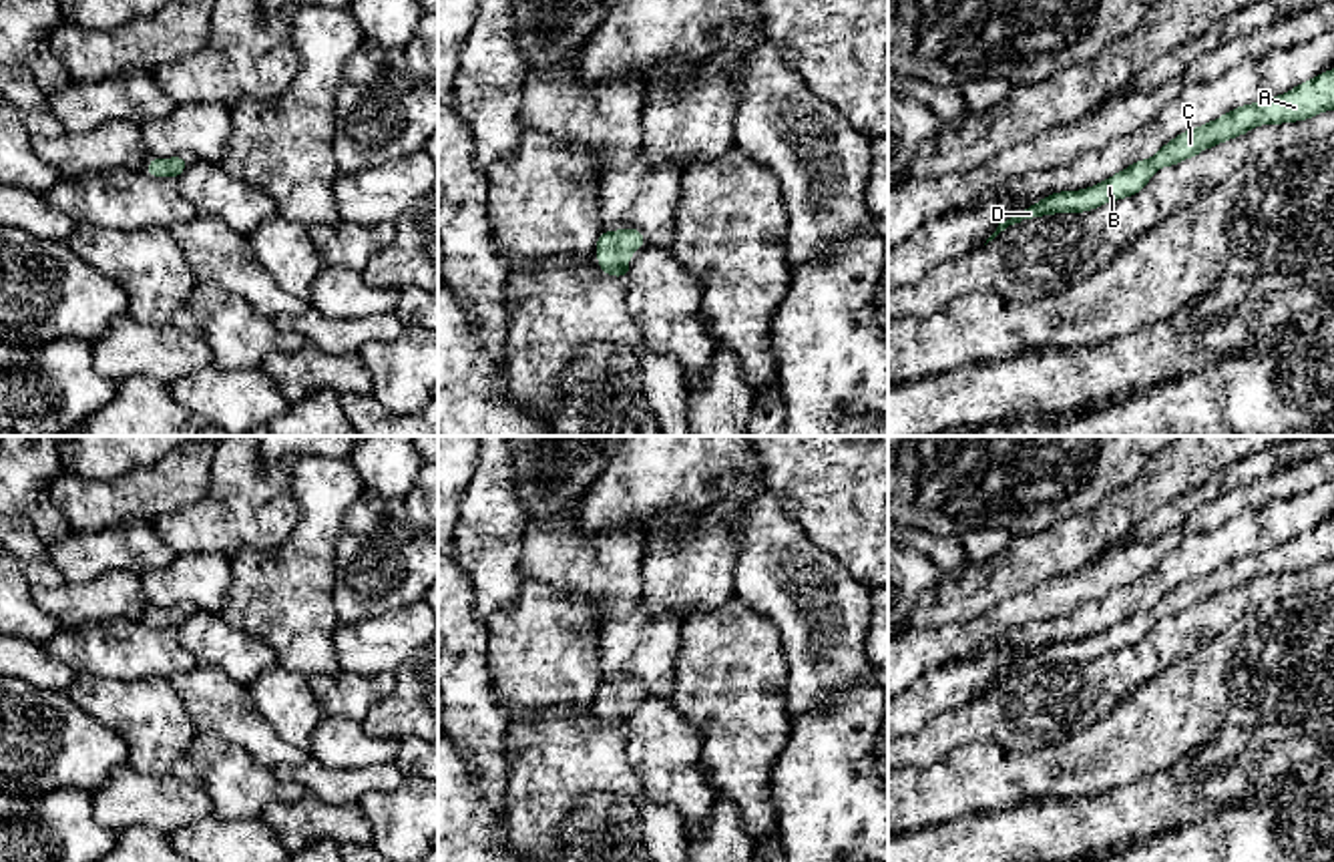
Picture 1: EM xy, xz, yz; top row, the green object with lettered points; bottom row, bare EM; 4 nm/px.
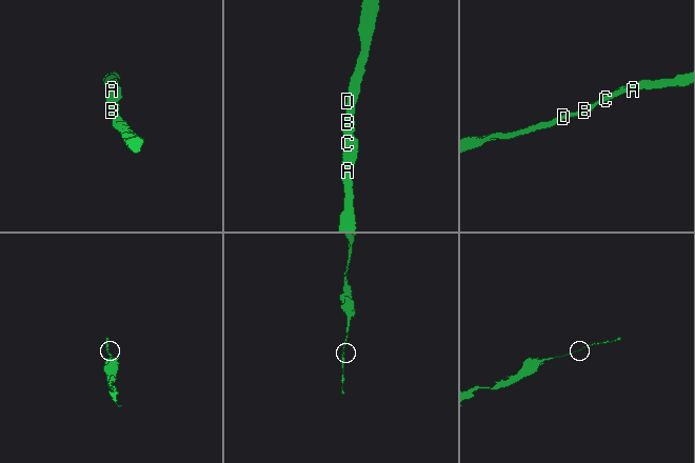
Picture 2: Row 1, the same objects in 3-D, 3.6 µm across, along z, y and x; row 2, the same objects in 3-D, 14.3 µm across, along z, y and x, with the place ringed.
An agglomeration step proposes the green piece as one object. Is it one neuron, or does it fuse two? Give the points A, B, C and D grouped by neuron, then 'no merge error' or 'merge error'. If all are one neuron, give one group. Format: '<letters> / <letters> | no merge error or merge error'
A B C D | no merge error

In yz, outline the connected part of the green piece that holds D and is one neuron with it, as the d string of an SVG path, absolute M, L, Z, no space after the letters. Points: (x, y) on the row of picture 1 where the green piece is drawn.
M1334 68L1320 72L1316 78L1298 84L1286 94L1238 106L1207 125L1181 133L1167 145L1163 145L1153 159L1137 161L1103 183L1097 183L1083 191L1061 191L1047 195L1043 201L998 223L996 231L986 239L986 243L992 241L1009 225L1033 217L1065 211L1083 213L1097 209L1107 201L1131 197L1149 183L1159 167L1177 165L1213 145L1246 135L1258 125L1306 121L1320 115L1322 111L1334 111Z

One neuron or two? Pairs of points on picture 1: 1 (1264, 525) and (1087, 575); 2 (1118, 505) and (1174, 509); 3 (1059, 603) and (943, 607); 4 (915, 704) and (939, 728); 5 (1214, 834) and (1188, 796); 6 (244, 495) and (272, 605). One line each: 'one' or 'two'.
1: two
2: two
3: two
4: two
5: two
6: two

